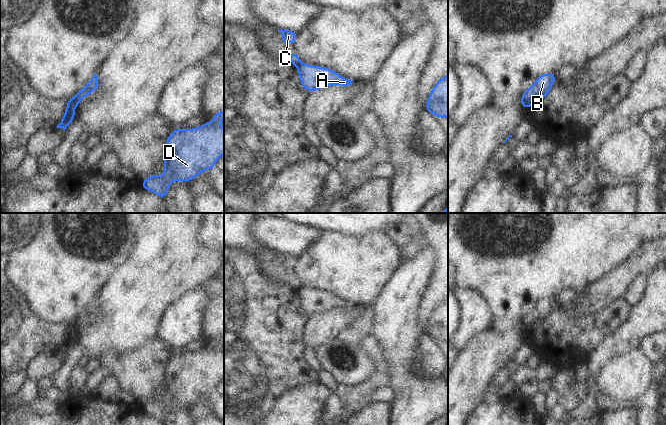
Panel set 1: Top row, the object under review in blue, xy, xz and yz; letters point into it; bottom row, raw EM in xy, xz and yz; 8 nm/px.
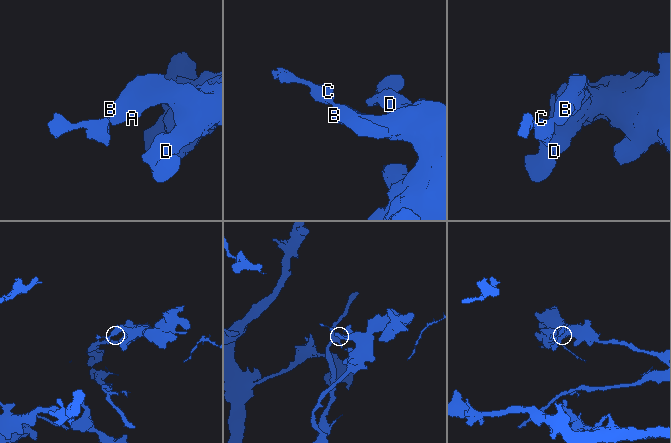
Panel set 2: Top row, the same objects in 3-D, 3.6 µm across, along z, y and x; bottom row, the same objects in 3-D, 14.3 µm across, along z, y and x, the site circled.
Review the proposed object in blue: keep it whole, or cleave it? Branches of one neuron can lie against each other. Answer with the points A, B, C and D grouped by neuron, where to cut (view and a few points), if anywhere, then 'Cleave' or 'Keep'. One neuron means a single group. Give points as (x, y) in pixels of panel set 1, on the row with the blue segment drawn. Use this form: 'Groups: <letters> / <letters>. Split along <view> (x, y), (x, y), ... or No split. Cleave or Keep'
Groups: A B D / C. Split along xy (74, 97), (77, 105). Cleave

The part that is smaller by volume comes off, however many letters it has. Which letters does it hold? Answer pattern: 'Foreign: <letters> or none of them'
Foreign: C

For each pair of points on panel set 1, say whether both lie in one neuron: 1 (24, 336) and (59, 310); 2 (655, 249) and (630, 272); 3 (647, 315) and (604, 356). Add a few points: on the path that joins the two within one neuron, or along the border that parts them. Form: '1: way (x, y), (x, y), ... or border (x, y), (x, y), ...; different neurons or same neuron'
1: border (28, 305), (43, 320), (66, 324); different neurons
2: way (649, 255), (636, 266); same neuron
3: way (636, 326), (615, 345); same neuron

